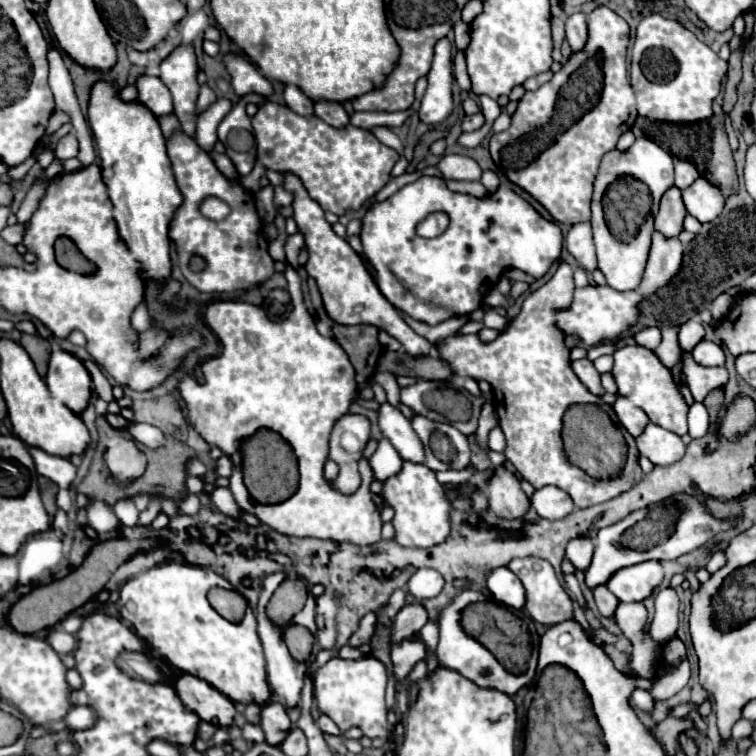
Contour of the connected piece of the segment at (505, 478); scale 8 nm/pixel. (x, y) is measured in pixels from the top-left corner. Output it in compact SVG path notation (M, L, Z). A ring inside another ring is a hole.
M492 468L492 478L486 484L488 510L500 518L520 518L528 512L530 500L522 492L518 478L506 468Z

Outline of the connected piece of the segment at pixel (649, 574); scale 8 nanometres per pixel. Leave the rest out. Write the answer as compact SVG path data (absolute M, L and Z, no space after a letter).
M640 562L616 570L606 582L608 590L620 602L642 602L662 582L664 570L658 562Z

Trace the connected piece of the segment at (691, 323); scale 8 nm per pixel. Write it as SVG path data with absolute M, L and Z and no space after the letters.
M688 320L686 324L680 326L678 330L678 344L680 344L680 350L682 354L686 352L692 352L694 346L704 340L704 326L696 320Z

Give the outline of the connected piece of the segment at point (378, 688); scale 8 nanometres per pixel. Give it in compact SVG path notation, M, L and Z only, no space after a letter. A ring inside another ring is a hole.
M372 656L360 660L332 658L314 672L314 698L322 714L328 714L342 732L352 726L360 726L368 738L386 738L390 734L386 722L384 690L388 684L388 672L384 664Z

